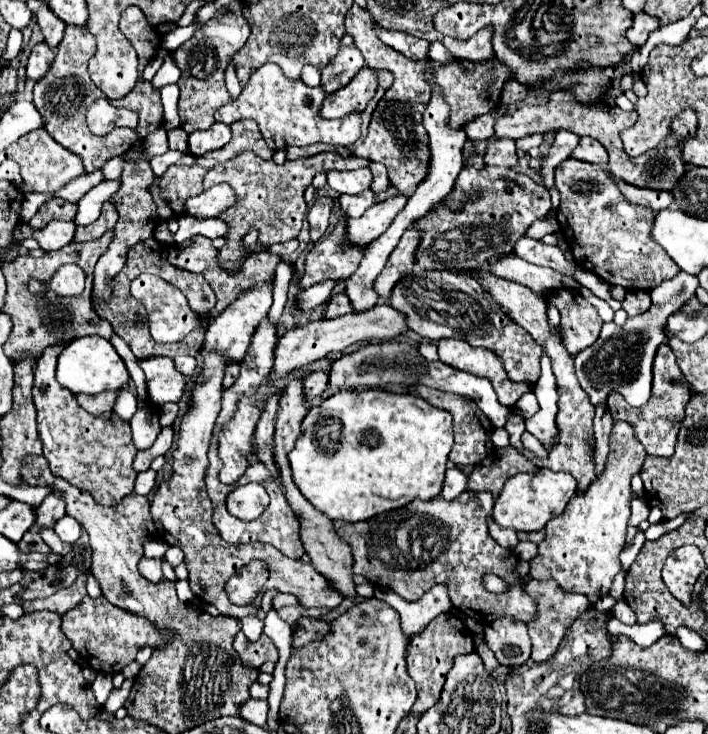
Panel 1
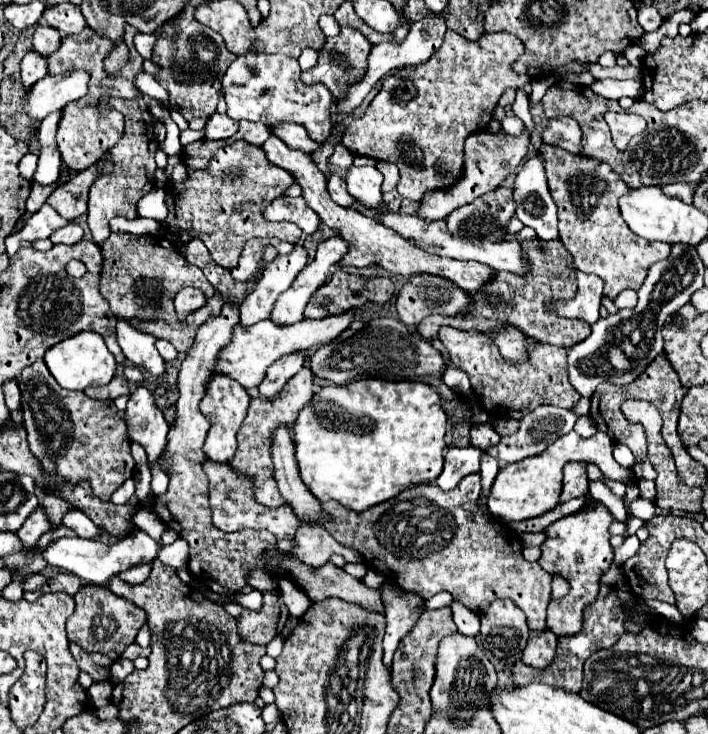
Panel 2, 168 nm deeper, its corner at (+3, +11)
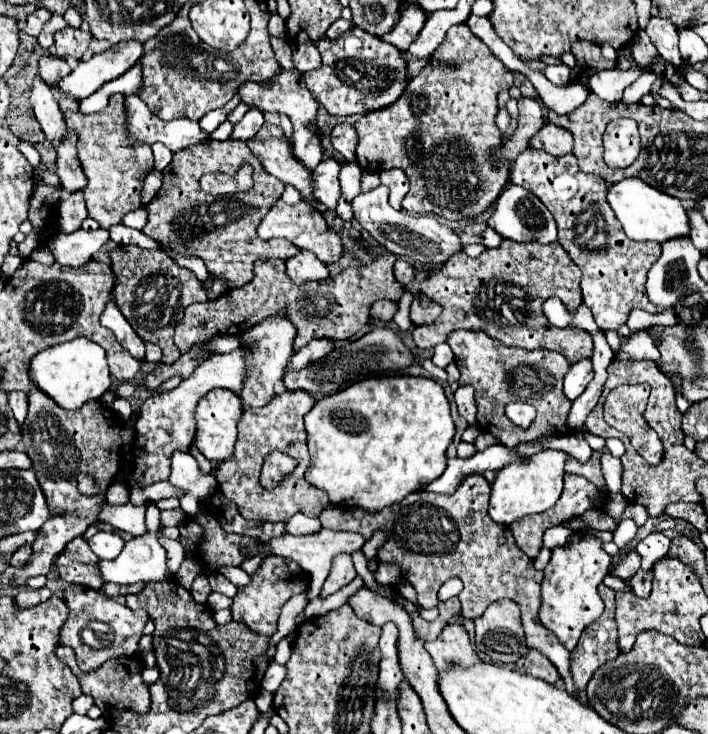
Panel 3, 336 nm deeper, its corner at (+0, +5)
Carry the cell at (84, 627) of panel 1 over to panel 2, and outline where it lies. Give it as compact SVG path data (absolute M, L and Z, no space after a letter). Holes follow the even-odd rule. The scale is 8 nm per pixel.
M85 584L81 592L75 594L75 612L67 618L69 640L79 644L87 652L99 652L117 660L121 652L135 640L139 628L145 624L145 612L125 598L115 596L105 586Z

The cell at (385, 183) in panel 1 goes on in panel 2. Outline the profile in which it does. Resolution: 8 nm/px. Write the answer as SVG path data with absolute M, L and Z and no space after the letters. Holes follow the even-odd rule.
M377 162L377 168L379 168L379 172L383 174L383 192L389 192L389 190L393 190L395 186L397 186L397 180L399 180L399 172L397 172L397 166L395 164L389 164L389 162Z

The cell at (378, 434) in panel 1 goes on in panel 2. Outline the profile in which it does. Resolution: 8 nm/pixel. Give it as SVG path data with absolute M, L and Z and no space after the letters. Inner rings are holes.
M367 378L367 380L355 380L349 382L345 386L325 386L321 388L311 402L299 412L295 424L293 424L293 442L295 442L295 456L297 456L297 466L299 466L299 474L301 480L307 484L307 488L311 490L311 494L319 500L319 502L329 502L329 500L337 500L339 504L343 504L345 508L351 508L355 512L363 512L369 506L375 506L379 502L385 502L393 496L397 496L399 492L403 492L405 488L411 488L415 484L429 484L435 482L439 478L439 474L443 472L443 450L445 450L445 430L447 430L447 416L441 408L441 398L439 394L425 382L387 382L387 380L379 380L379 378Z

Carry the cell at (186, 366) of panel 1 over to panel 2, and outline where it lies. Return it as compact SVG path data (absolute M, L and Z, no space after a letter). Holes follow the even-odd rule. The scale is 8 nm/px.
M157 340L157 350L165 358L165 362L173 362L179 356L179 352L175 350L175 346L171 342L167 342L167 340Z

